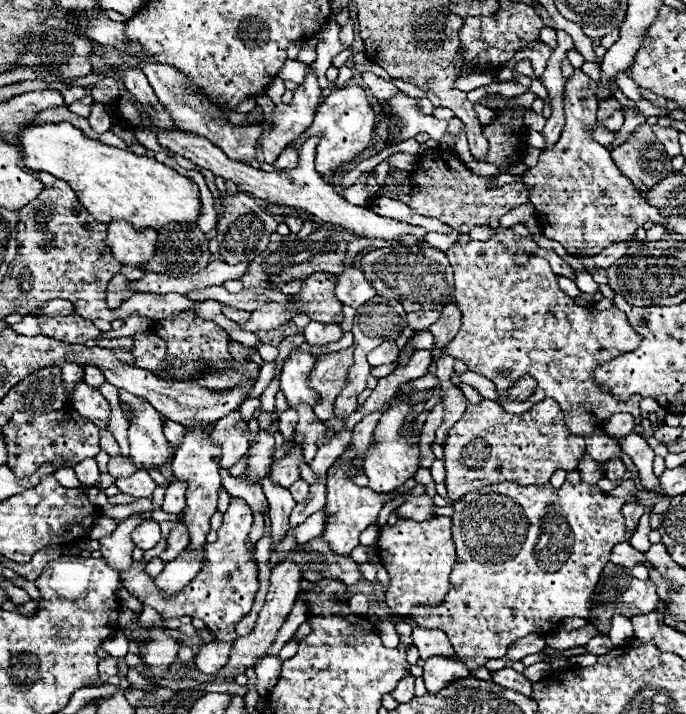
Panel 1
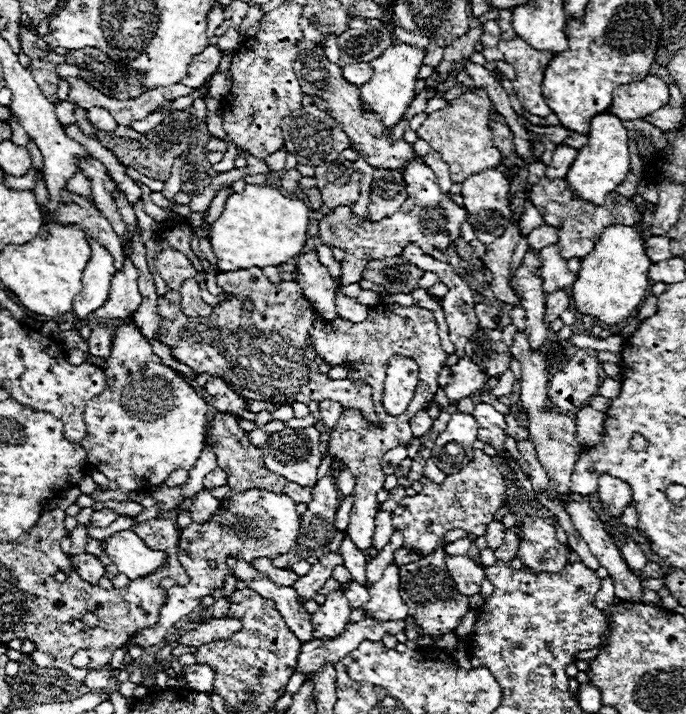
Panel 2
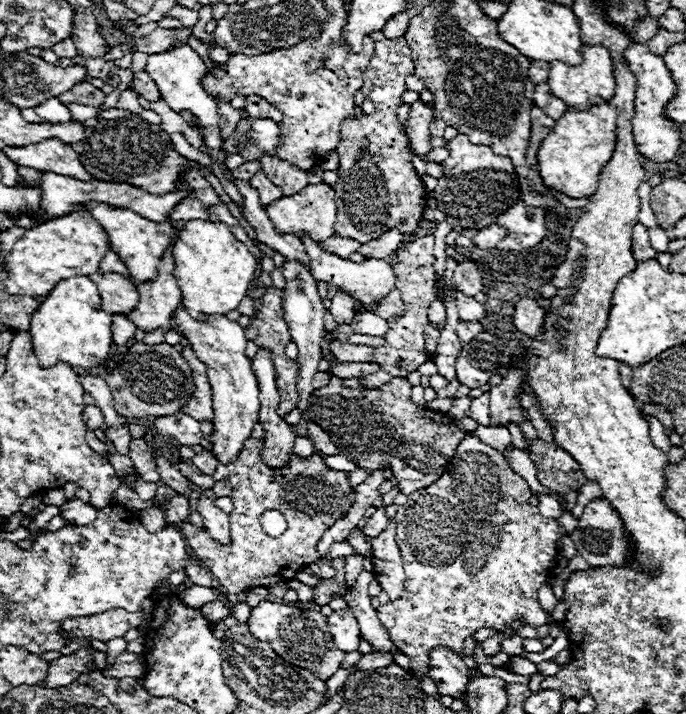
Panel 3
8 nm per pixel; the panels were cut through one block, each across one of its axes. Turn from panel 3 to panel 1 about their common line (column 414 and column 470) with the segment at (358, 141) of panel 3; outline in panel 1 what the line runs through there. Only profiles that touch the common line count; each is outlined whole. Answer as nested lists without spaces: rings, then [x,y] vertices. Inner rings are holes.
[[[442,148],[426,152],[416,166],[412,180],[412,202],[408,204],[422,216],[438,218],[440,222],[460,230],[460,234],[468,234],[474,226],[486,226],[490,218],[502,218],[510,208],[528,202],[528,190],[524,184],[510,184],[502,188],[486,188],[492,178],[474,176],[464,162],[458,160],[454,152],[444,152]]]

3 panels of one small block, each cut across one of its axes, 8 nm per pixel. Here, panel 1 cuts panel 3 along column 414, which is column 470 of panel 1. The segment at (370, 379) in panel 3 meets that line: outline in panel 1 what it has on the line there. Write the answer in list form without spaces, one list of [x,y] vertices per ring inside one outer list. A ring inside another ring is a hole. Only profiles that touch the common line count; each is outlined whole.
[[[500,228],[498,234],[486,242],[480,240],[470,240],[468,244],[452,244],[448,248],[448,258],[454,268],[454,302],[458,304],[462,312],[462,328],[456,334],[456,338],[448,344],[448,354],[466,362],[468,370],[478,372],[486,378],[490,378],[500,396],[506,396],[506,392],[514,386],[524,376],[532,376],[536,380],[536,390],[530,398],[524,402],[510,402],[508,398],[500,400],[500,406],[504,406],[506,412],[512,414],[522,414],[528,412],[534,404],[538,404],[544,398],[554,398],[560,408],[564,410],[566,426],[570,432],[576,436],[586,436],[590,432],[602,430],[606,424],[606,418],[612,416],[614,412],[630,412],[638,414],[640,412],[640,396],[632,396],[626,402],[620,400],[610,400],[610,394],[606,394],[602,388],[594,386],[594,368],[614,360],[626,352],[632,352],[640,344],[640,334],[632,330],[628,324],[626,316],[618,308],[608,308],[598,312],[594,306],[576,306],[574,298],[566,296],[558,288],[558,278],[550,270],[548,260],[536,256],[538,246],[530,238],[516,236],[510,228]],[[518,248],[524,248],[528,254],[532,254],[530,262],[526,266],[516,266],[514,264],[514,254]],[[498,370],[508,370],[510,376],[502,378],[496,372]]]

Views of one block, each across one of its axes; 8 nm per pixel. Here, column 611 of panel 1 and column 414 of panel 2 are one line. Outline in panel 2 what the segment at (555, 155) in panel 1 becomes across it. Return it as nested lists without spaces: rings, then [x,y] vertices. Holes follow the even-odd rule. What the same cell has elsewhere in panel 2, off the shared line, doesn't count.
[[[418,154],[402,168],[402,176],[406,182],[408,198],[392,218],[362,220],[352,212],[350,206],[338,206],[334,212],[326,214],[320,220],[322,242],[330,244],[332,248],[346,250],[346,258],[342,260],[344,284],[358,282],[362,278],[364,266],[370,260],[386,260],[392,256],[400,256],[408,244],[416,244],[424,250],[424,254],[430,254],[432,250],[446,250],[456,238],[460,238],[460,226],[466,220],[466,210],[460,208],[454,200],[448,198],[448,194],[438,188],[434,172],[424,164]]]

